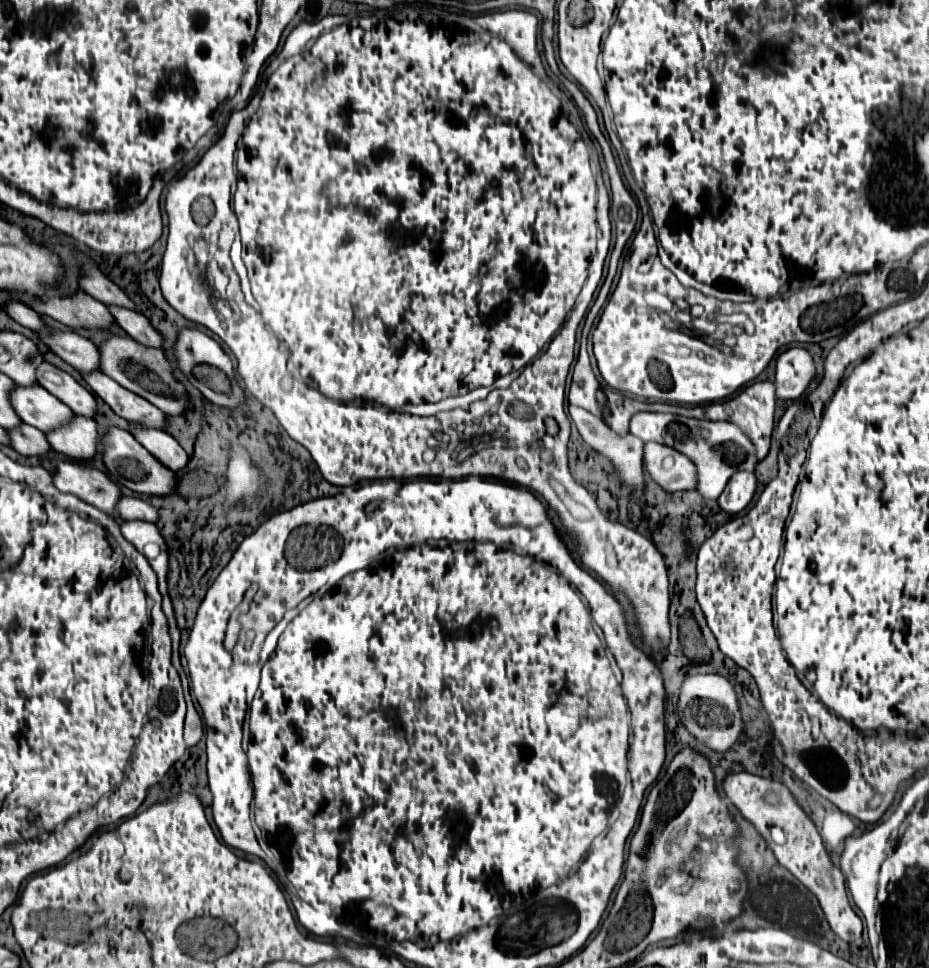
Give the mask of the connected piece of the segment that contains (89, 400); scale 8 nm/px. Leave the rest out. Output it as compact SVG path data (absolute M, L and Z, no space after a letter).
M42 363L38 367L38 383L46 391L56 395L60 401L64 401L68 407L72 407L72 411L80 411L80 415L90 419L96 417L98 413L96 397L84 385L80 385L72 375L60 371L50 363Z

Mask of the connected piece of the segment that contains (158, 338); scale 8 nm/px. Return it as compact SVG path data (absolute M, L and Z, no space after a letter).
M108 307L112 313L114 313L114 319L116 323L132 337L136 339L138 343L146 345L146 347L156 347L156 349L162 349L164 345L164 335L160 331L156 331L152 327L152 323L142 315L142 313L136 313L136 311L128 311L128 309L122 309L122 307Z

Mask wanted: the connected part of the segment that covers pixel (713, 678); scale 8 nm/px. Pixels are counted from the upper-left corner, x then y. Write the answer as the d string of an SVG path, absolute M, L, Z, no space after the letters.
M694 675L688 677L680 691L678 703L680 721L688 731L714 751L728 751L742 735L742 713L734 685L722 675Z

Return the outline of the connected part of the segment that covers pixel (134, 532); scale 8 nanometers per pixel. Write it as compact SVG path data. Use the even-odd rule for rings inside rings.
M126 521L120 529L122 529L122 535L134 547L144 547L146 543L164 543L164 537L158 531L158 527L148 521Z

